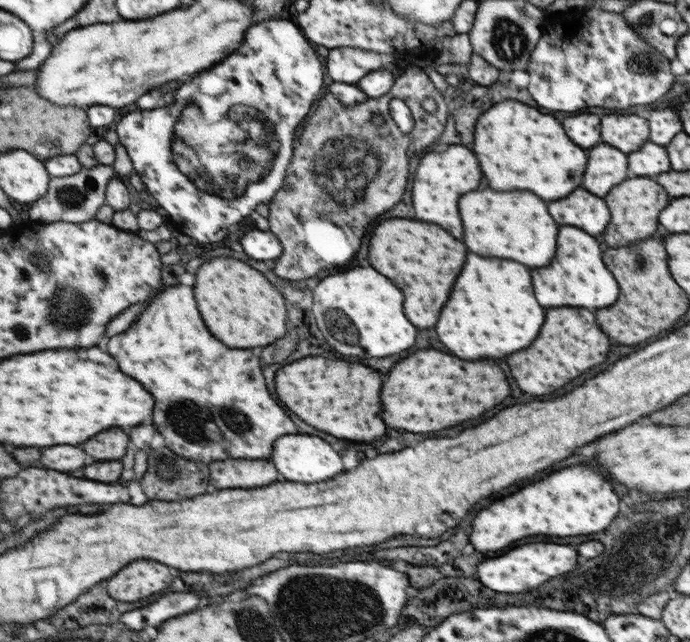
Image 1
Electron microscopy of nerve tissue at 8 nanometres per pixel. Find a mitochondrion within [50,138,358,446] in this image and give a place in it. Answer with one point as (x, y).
(72, 197)

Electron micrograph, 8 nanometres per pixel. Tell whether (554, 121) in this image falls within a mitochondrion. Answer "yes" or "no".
no

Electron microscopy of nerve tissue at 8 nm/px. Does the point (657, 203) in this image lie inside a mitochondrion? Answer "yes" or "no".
no

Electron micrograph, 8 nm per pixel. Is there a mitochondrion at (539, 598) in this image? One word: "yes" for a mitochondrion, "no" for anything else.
no

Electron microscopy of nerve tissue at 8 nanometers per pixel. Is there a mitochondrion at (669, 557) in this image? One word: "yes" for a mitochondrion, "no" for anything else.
yes

